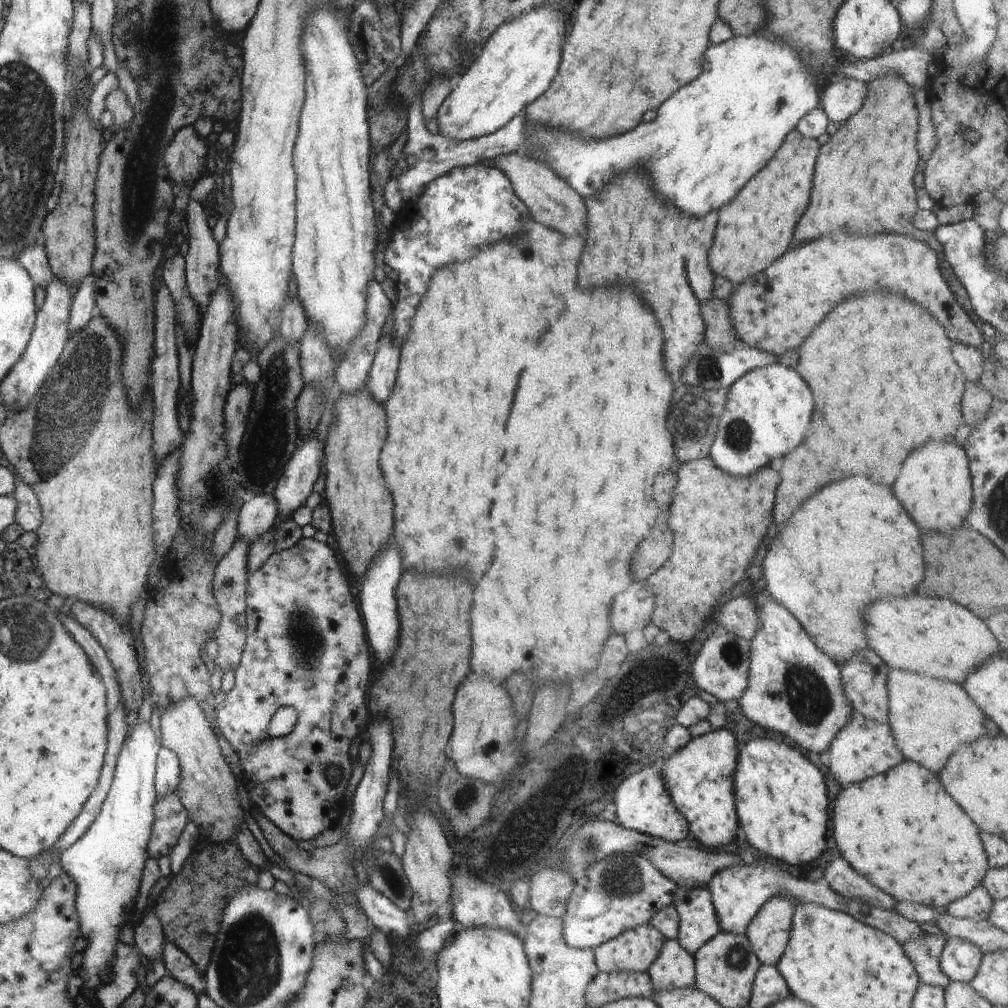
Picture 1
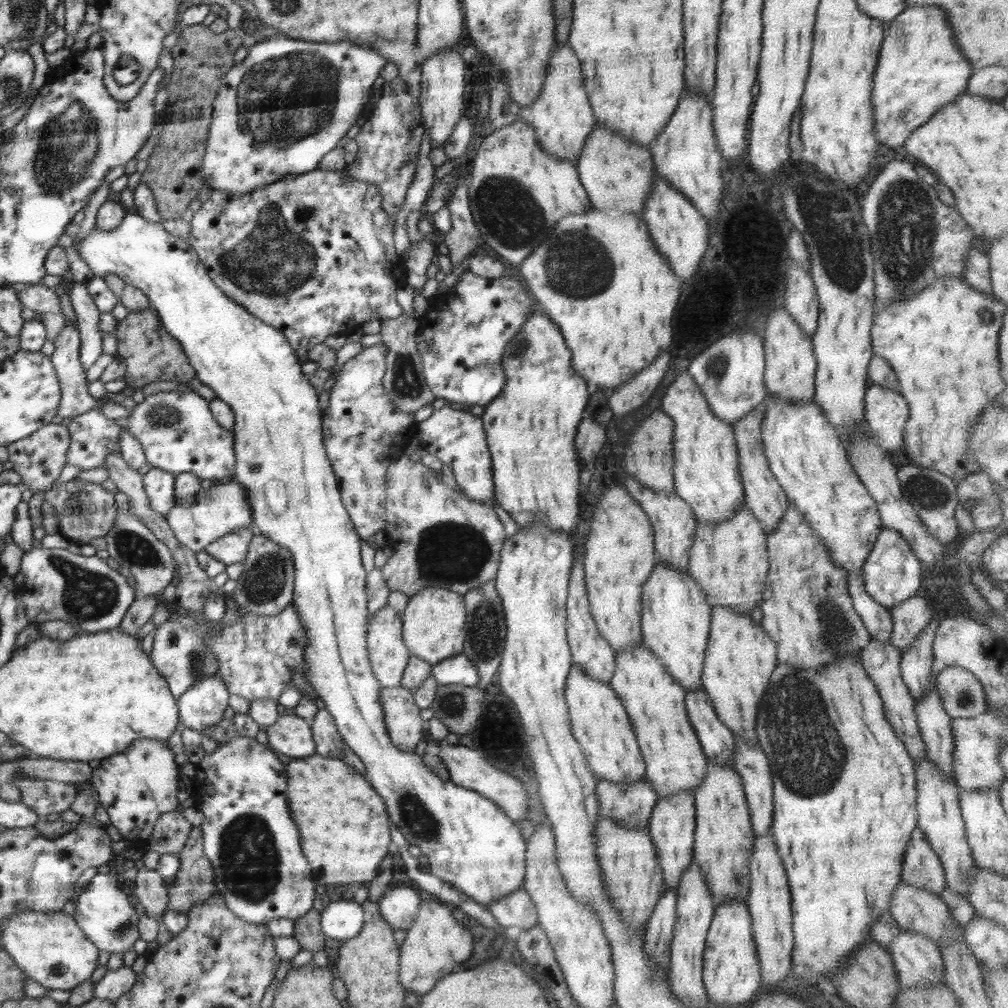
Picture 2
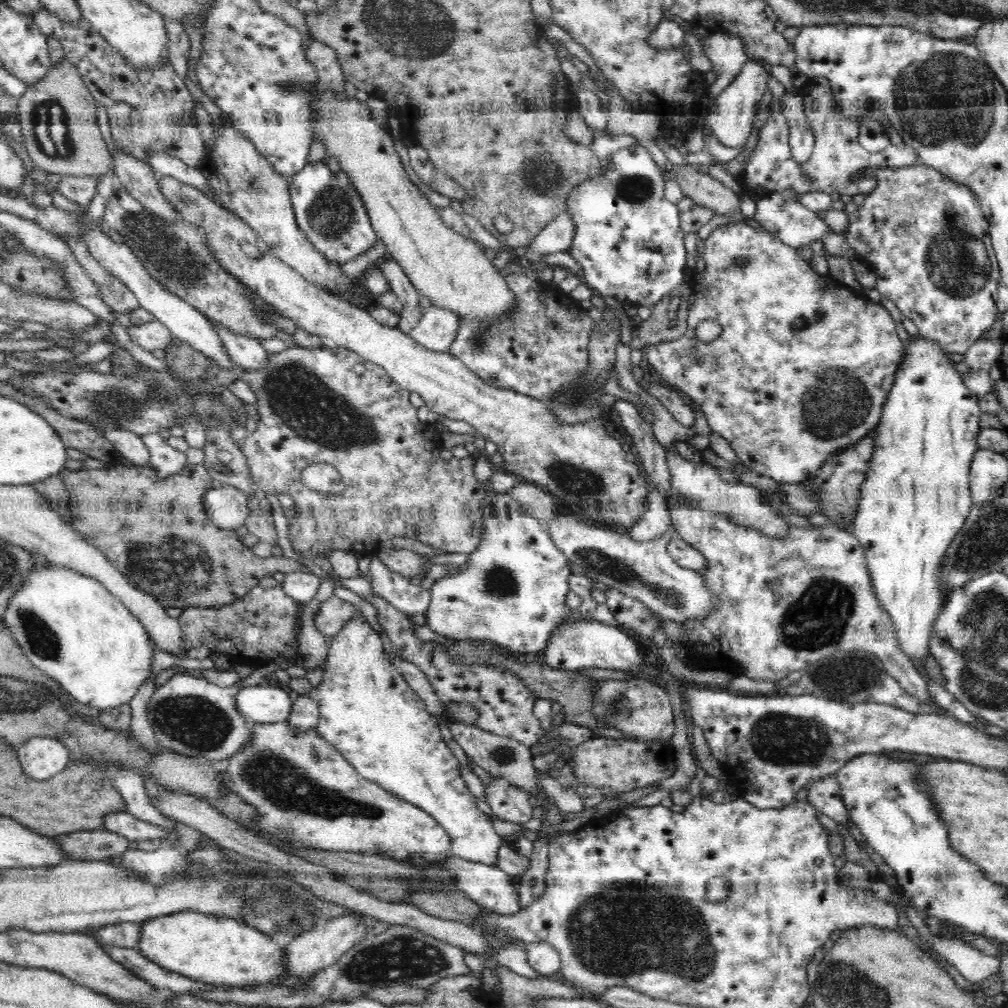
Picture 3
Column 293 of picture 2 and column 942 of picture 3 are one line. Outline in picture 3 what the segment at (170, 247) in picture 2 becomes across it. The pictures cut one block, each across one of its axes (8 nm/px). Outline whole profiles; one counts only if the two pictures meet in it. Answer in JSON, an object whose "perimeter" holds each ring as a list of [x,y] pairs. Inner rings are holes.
{"perimeter":[[[921,336],[918,338],[912,337],[910,344],[907,344],[905,348],[906,354],[902,358],[902,364],[894,374],[896,378],[894,386],[888,392],[881,419],[873,432],[874,454],[872,454],[872,462],[870,462],[866,478],[860,487],[860,498],[852,522],[852,533],[863,546],[867,567],[871,574],[872,589],[874,589],[874,593],[876,593],[876,597],[884,611],[892,617],[896,639],[898,639],[898,645],[900,645],[902,653],[906,653],[910,657],[912,664],[921,662],[921,665],[923,665],[922,660],[929,653],[933,624],[947,601],[947,597],[943,594],[943,582],[939,578],[941,575],[939,570],[943,565],[947,548],[952,544],[958,531],[964,526],[966,517],[970,514],[970,509],[974,505],[969,485],[969,474],[971,463],[979,449],[977,438],[981,430],[981,416],[983,413],[978,405],[979,396],[964,385],[962,375],[958,370],[954,370],[950,356],[936,342]]]}

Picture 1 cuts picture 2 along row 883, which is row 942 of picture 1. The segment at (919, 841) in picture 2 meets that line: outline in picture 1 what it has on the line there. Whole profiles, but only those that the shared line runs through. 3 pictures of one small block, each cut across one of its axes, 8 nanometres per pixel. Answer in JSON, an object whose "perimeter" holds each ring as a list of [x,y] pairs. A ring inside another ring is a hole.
{"perimeter":[[[925,933],[924,936],[902,945],[922,984],[948,988],[950,980],[940,968],[940,957],[944,945],[945,940],[942,936],[930,933]]]}

